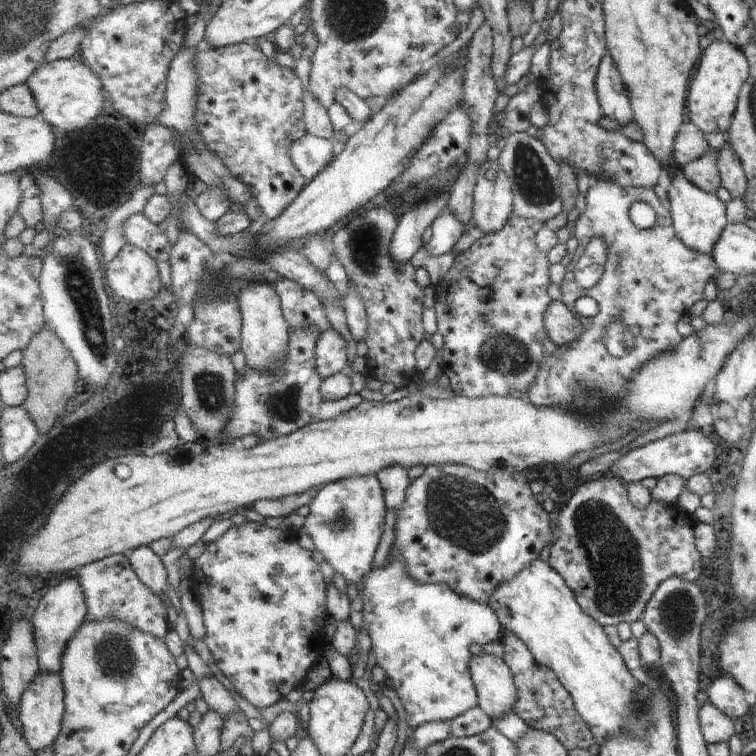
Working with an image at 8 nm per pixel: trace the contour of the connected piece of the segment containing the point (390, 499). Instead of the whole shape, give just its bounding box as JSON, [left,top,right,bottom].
[377,466,413,519]

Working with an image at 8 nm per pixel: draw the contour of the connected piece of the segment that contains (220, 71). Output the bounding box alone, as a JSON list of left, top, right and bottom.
[191,42,309,220]

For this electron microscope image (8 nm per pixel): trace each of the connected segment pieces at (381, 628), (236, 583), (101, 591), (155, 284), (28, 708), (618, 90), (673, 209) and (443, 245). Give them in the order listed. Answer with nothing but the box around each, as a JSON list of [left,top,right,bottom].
[[361,552,504,729],[190,521,331,709],[76,553,171,640],[103,243,164,302],[19,672,65,751],[596,53,635,129],[667,174,726,257],[424,211,464,257]]

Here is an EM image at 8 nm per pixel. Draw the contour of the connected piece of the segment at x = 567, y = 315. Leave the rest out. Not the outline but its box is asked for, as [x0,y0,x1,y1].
[545,302,585,346]

